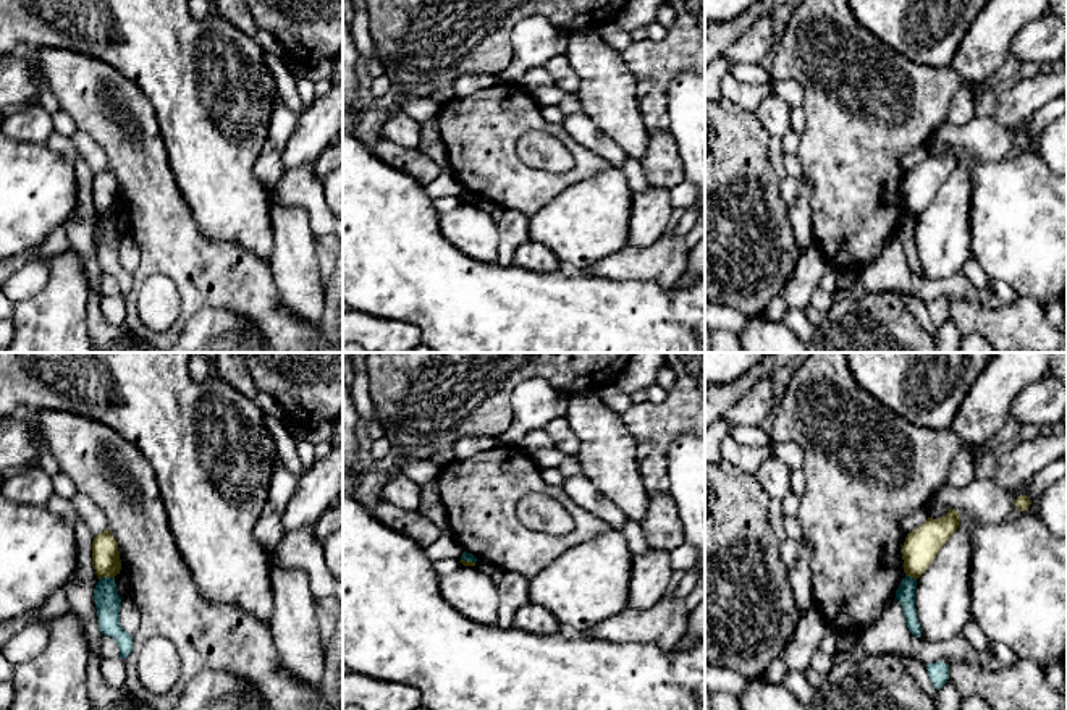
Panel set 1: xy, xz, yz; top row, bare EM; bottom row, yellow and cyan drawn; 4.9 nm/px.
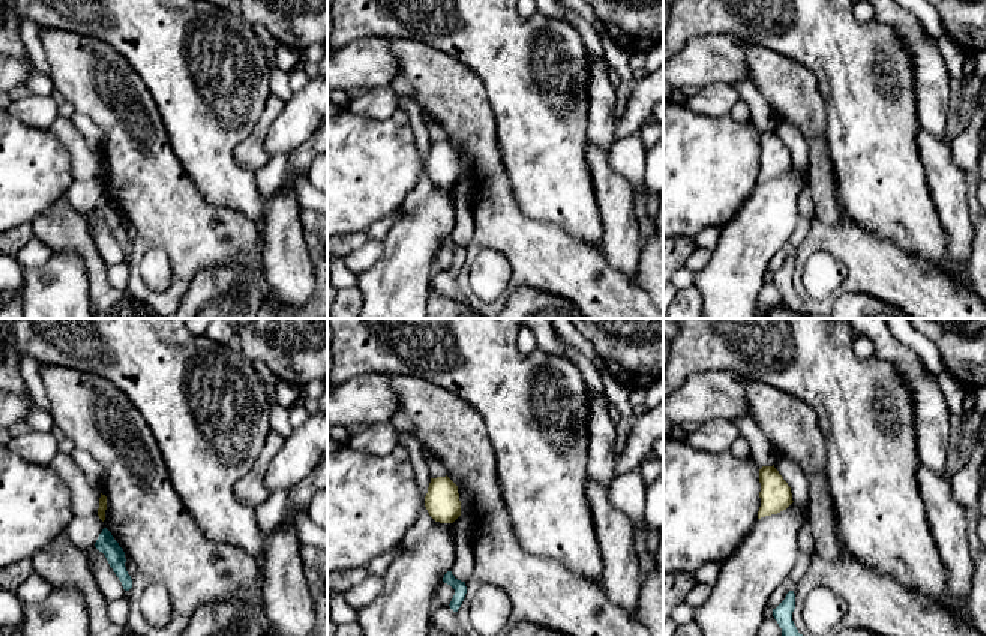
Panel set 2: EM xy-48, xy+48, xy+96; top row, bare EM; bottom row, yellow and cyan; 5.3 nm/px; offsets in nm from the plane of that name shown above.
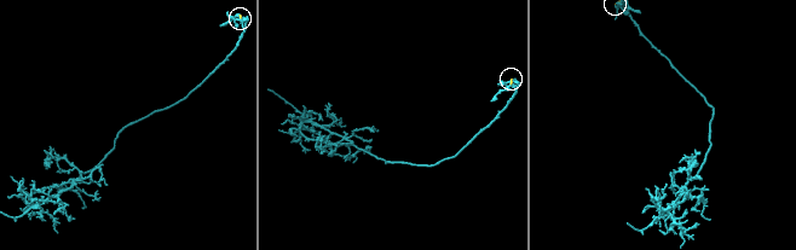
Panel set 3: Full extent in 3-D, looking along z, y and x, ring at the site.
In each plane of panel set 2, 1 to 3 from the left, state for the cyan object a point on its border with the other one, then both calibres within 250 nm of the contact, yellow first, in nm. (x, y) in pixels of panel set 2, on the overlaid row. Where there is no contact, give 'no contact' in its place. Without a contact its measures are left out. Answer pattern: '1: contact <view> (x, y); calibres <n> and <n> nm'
1: no contact
2: no contact
3: no contact

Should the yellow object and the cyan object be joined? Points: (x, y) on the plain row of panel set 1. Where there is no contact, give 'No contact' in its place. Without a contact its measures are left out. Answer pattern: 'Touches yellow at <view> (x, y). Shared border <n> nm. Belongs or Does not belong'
Touches yellow at xy (105, 214). Shared border 80 nm. Does not belong

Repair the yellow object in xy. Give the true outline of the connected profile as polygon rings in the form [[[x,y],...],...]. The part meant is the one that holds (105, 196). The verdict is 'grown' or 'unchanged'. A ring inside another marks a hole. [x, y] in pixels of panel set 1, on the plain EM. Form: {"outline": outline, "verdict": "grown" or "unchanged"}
{"outline": [[[108,167],[94,175],[92,204],[99,217],[115,215],[116,212],[120,212],[121,197],[118,189],[118,180]]], "verdict": "unchanged"}

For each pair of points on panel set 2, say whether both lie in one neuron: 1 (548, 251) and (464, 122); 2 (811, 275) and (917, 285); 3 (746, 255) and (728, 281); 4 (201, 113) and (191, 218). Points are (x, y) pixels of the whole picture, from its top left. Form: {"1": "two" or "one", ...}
{"1": "one", "2": "two", "3": "one", "4": "two"}

